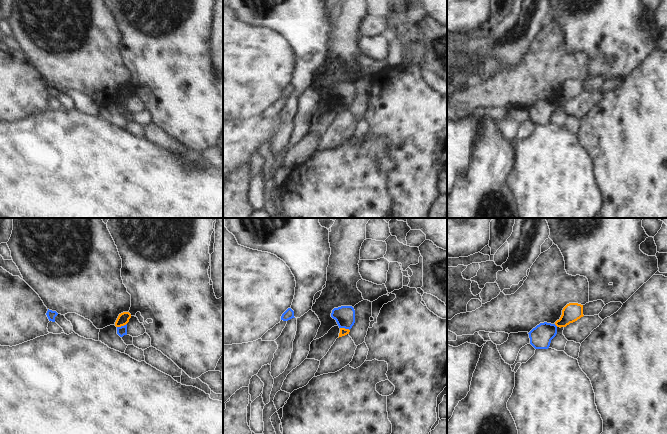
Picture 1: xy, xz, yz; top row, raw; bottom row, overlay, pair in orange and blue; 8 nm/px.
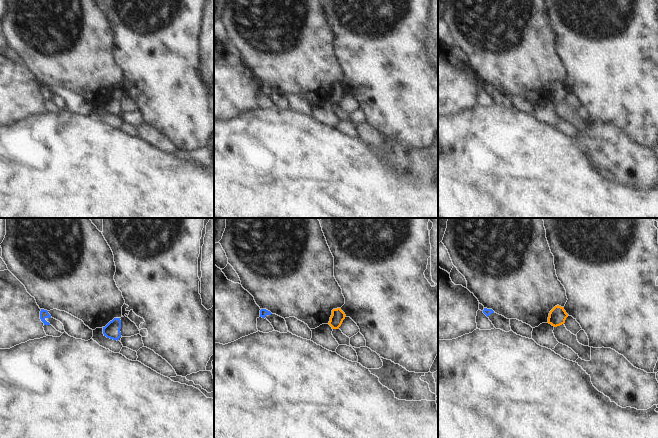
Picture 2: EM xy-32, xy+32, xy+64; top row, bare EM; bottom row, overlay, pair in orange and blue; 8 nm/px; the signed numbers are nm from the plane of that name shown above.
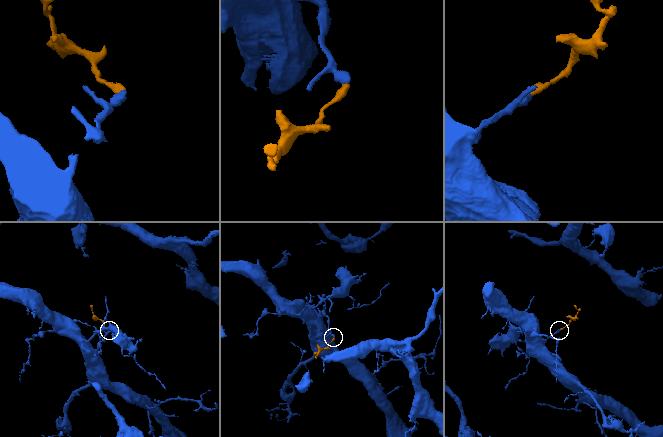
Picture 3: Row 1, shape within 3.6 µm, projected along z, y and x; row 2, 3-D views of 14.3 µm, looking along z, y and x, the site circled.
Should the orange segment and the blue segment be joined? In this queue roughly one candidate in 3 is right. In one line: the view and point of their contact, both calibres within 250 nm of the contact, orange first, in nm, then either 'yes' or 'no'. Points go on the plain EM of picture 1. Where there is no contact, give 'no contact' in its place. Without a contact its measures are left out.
xy (121, 101) | 90/80 nm | no

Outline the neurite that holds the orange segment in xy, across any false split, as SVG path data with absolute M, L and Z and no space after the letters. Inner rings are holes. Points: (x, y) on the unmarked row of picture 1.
M123 88L123 89L119 90L119 92L115 98L115 102L121 103L121 102L126 101L129 98L130 94L131 94L131 90L129 88Z

